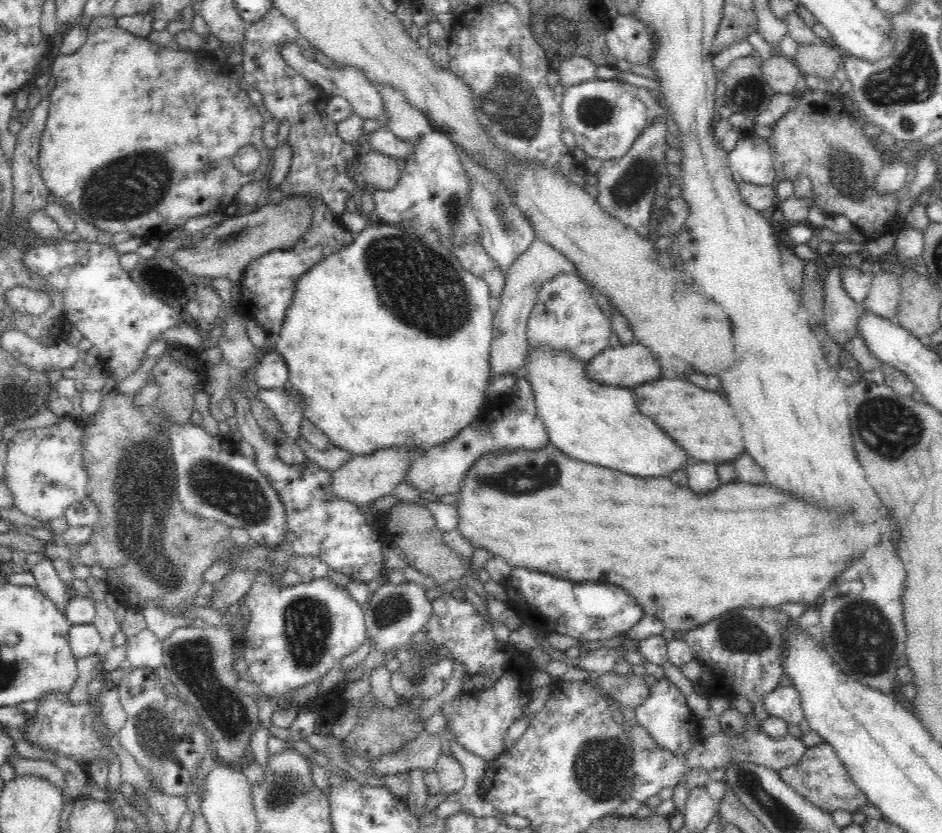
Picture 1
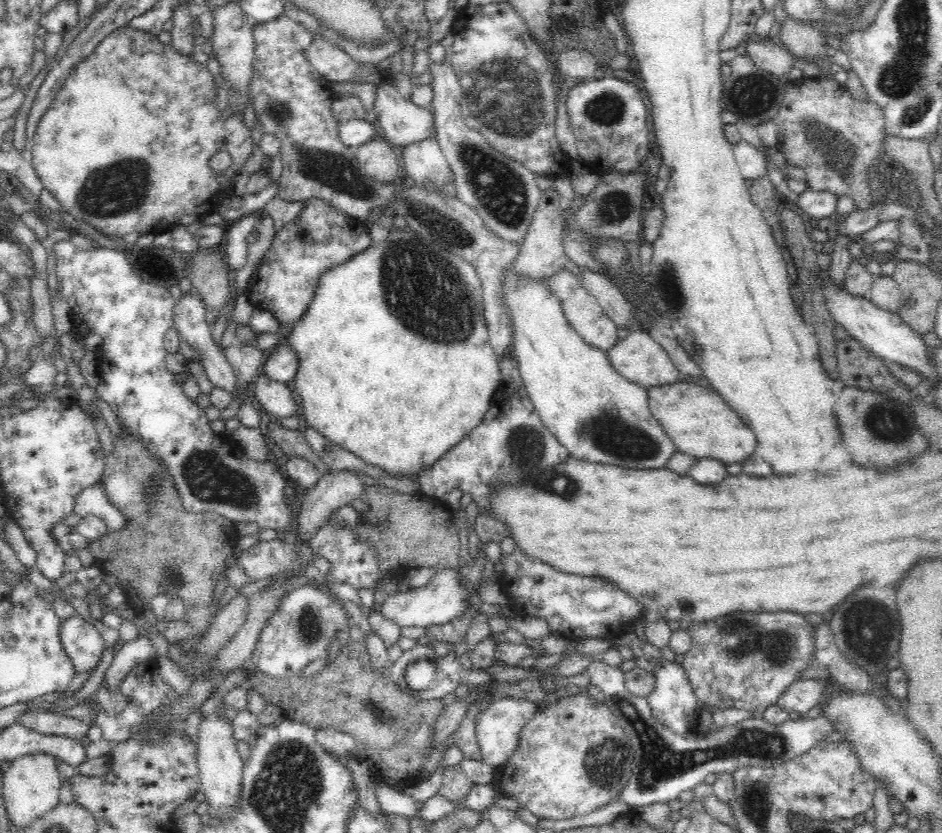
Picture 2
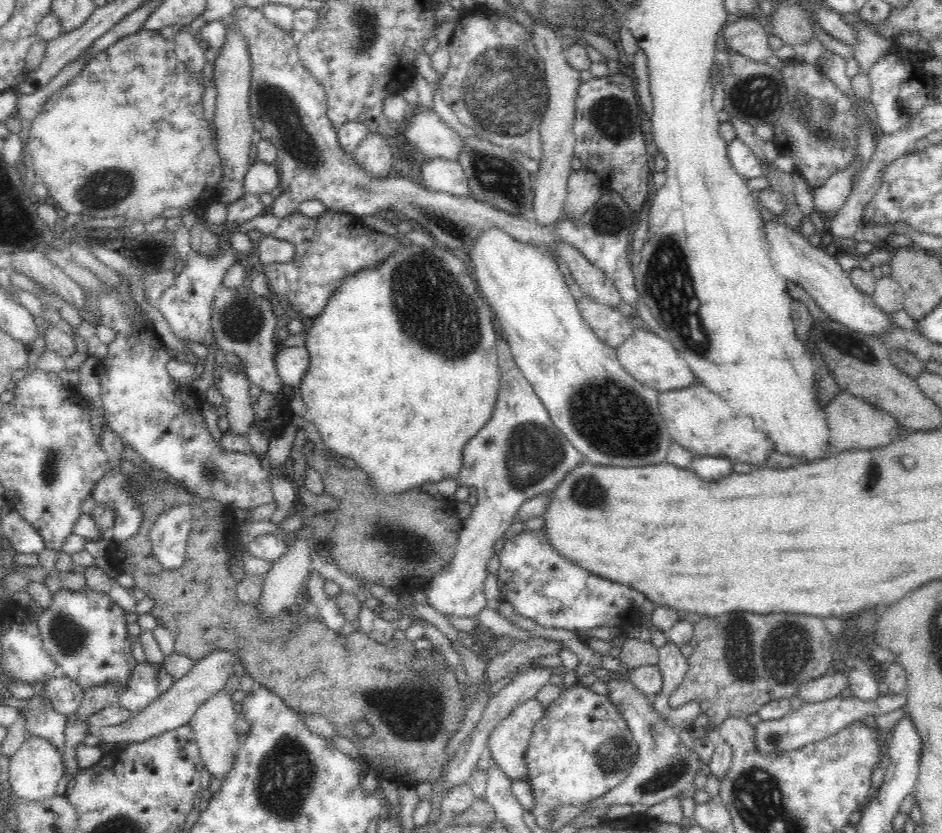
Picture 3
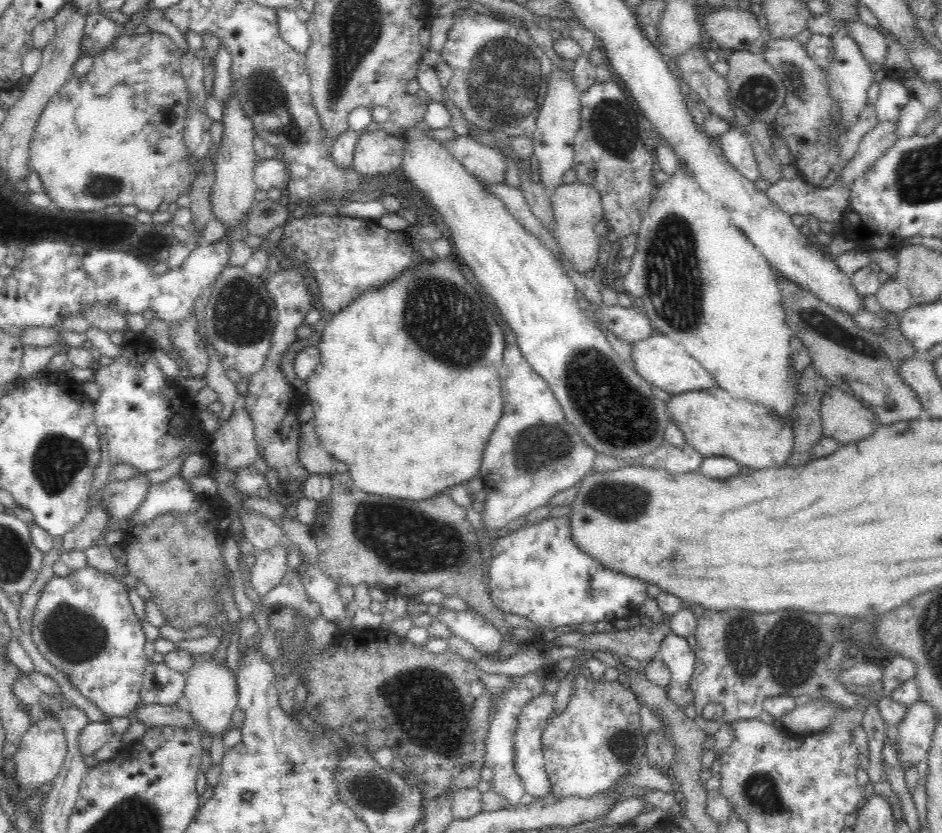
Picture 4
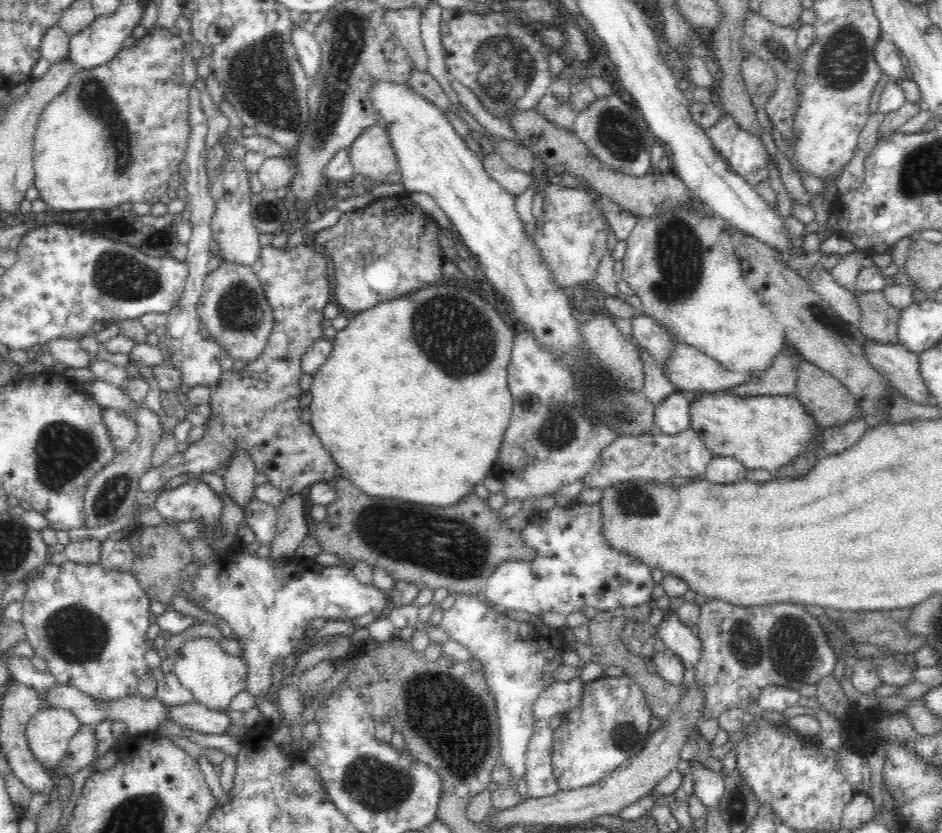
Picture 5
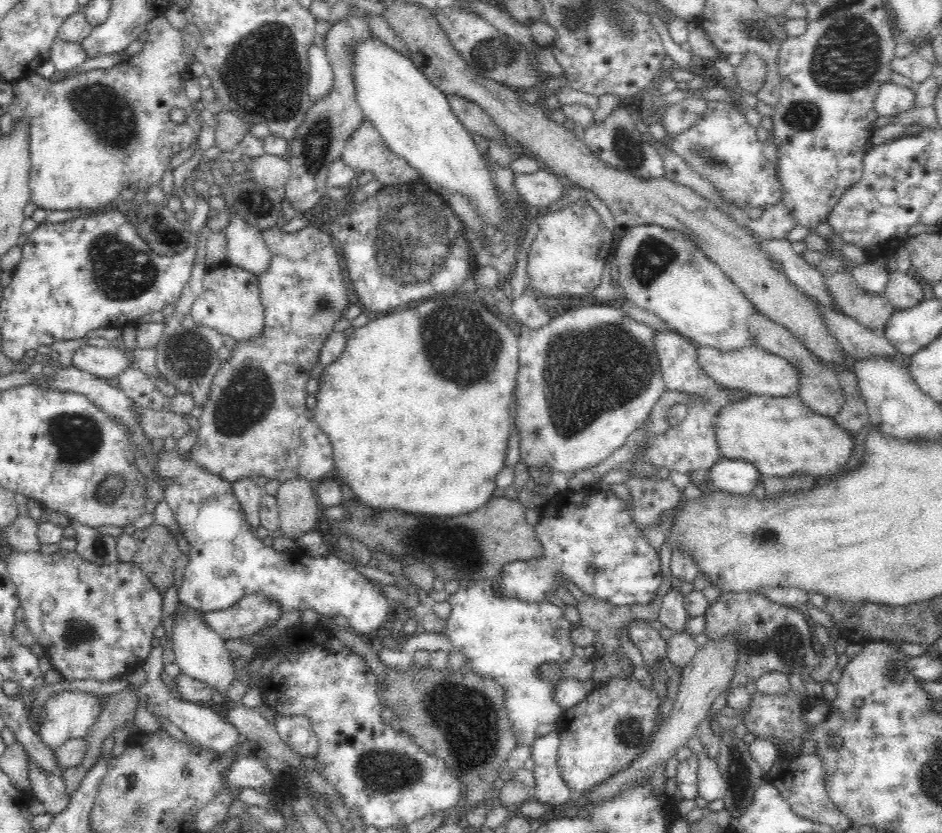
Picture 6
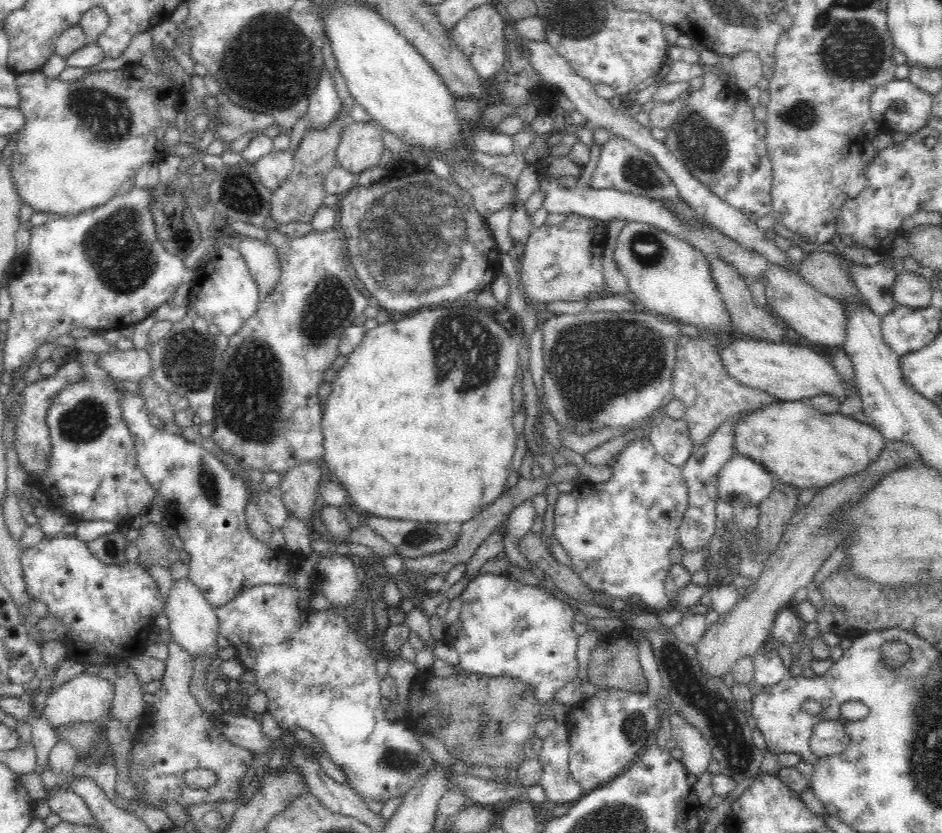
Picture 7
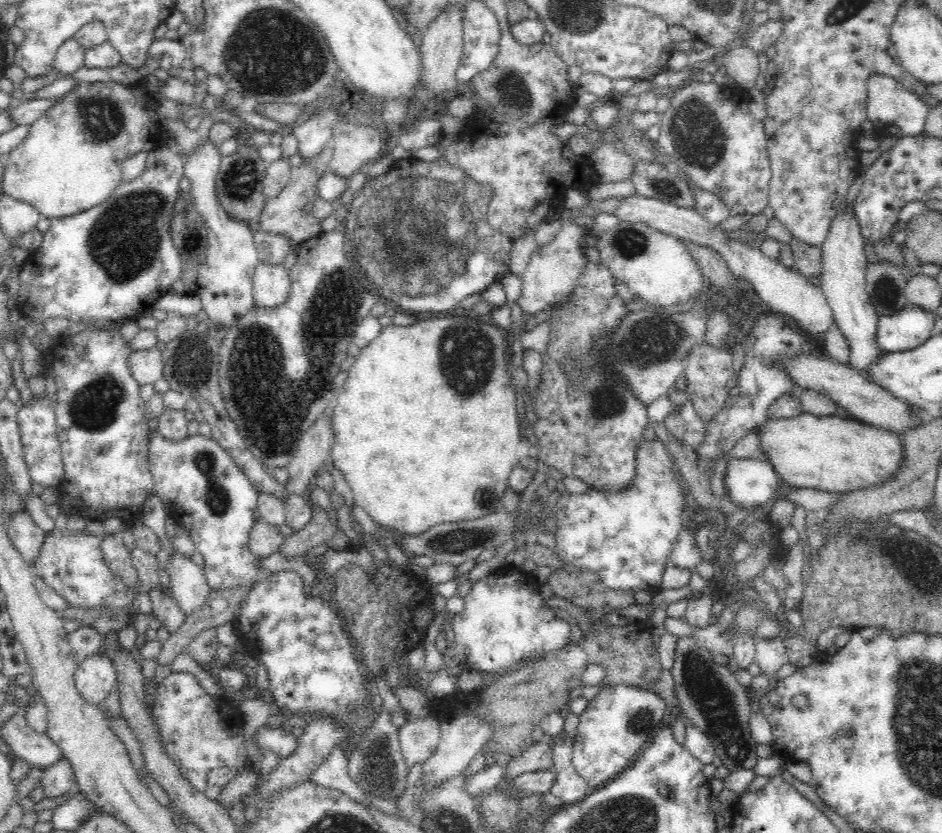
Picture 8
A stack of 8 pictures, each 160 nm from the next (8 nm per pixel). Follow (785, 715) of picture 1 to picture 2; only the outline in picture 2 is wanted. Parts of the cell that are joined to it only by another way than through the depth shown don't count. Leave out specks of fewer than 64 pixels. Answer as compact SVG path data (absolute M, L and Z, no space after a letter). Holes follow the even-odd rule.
M797 679L777 699L776 706L790 713L806 713L819 704L824 692L825 684L822 681Z

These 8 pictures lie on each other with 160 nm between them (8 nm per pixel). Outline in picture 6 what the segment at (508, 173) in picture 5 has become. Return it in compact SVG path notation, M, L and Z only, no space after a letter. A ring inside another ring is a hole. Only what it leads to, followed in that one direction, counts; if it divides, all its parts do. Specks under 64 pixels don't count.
M543 167L531 174L512 172L512 181L516 193L534 210L550 206L571 186Z

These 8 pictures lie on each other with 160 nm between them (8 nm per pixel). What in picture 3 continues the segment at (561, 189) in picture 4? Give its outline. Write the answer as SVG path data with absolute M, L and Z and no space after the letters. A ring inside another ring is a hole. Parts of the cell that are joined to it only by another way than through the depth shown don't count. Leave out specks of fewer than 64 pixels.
M571 169L566 178L567 197L564 205L566 219L578 219L602 196L606 186L596 174L585 169Z

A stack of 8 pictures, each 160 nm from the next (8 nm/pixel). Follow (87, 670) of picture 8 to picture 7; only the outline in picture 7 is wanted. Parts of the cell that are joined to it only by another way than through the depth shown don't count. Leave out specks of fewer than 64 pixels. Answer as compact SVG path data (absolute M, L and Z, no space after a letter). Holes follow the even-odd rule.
M76 675L51 692L45 703L44 716L48 725L56 732L62 727L101 720L111 708L115 686L98 676Z

